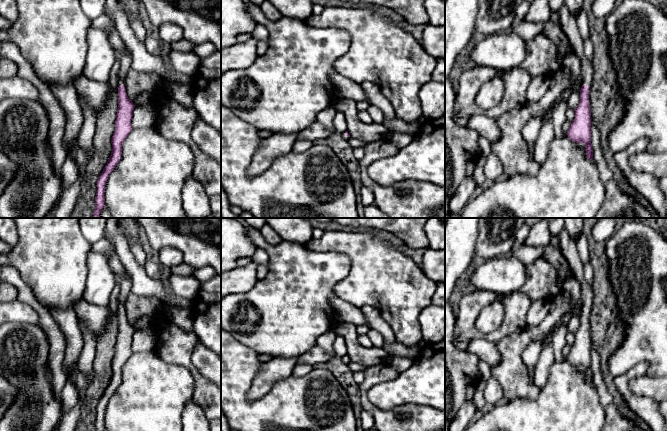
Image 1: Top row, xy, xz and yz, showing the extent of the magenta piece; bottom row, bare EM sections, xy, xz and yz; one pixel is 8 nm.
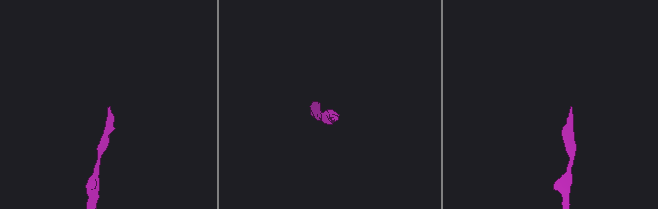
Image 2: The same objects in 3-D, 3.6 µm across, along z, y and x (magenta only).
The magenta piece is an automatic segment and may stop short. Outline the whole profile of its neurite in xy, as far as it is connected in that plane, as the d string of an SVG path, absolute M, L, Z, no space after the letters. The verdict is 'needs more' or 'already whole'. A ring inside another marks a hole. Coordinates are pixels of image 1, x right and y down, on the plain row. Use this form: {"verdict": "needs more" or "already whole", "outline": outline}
{"verdict": "needs more", "outline": "M123 278L120 282L121 284L121 293L119 296L119 311L118 311L118 334L115 344L115 354L112 360L112 376L111 380L105 389L98 405L97 405L97 417L95 420L95 431L104 431L105 430L105 409L107 403L114 392L119 387L122 380L122 369L129 357L132 355L133 351L131 349L131 344L133 340L133 334L135 329L128 322L124 303L127 295L131 289L131 282L128 278Z"}

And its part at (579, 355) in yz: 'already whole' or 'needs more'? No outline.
needs more

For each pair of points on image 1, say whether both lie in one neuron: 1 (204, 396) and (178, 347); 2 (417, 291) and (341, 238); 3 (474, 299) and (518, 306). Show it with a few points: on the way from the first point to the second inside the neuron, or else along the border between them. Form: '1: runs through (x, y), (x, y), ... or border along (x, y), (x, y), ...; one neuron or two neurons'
1: runs through (201, 384), (194, 370), (184, 359); one neuron
2: runs through (398, 287), (360, 249); one neuron
3: runs through (471, 320), (479, 335), (496, 335), (505, 327); one neuron

